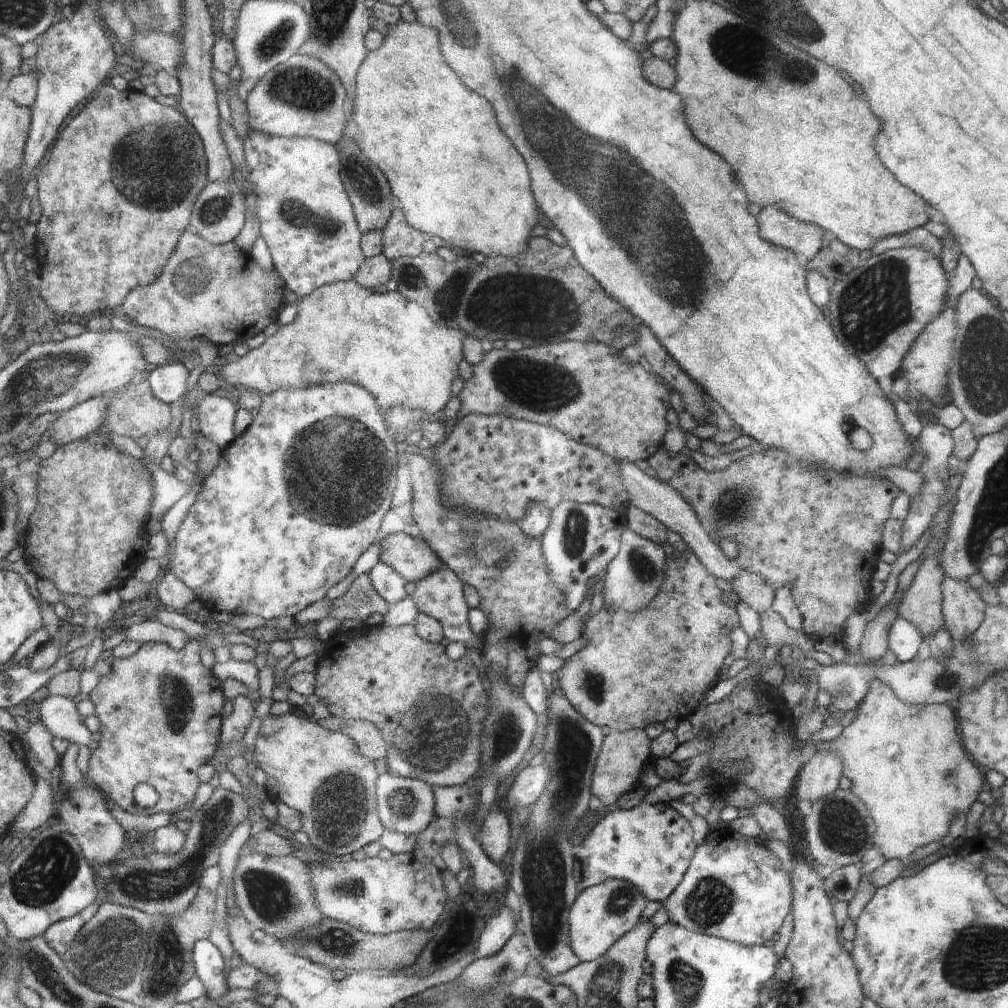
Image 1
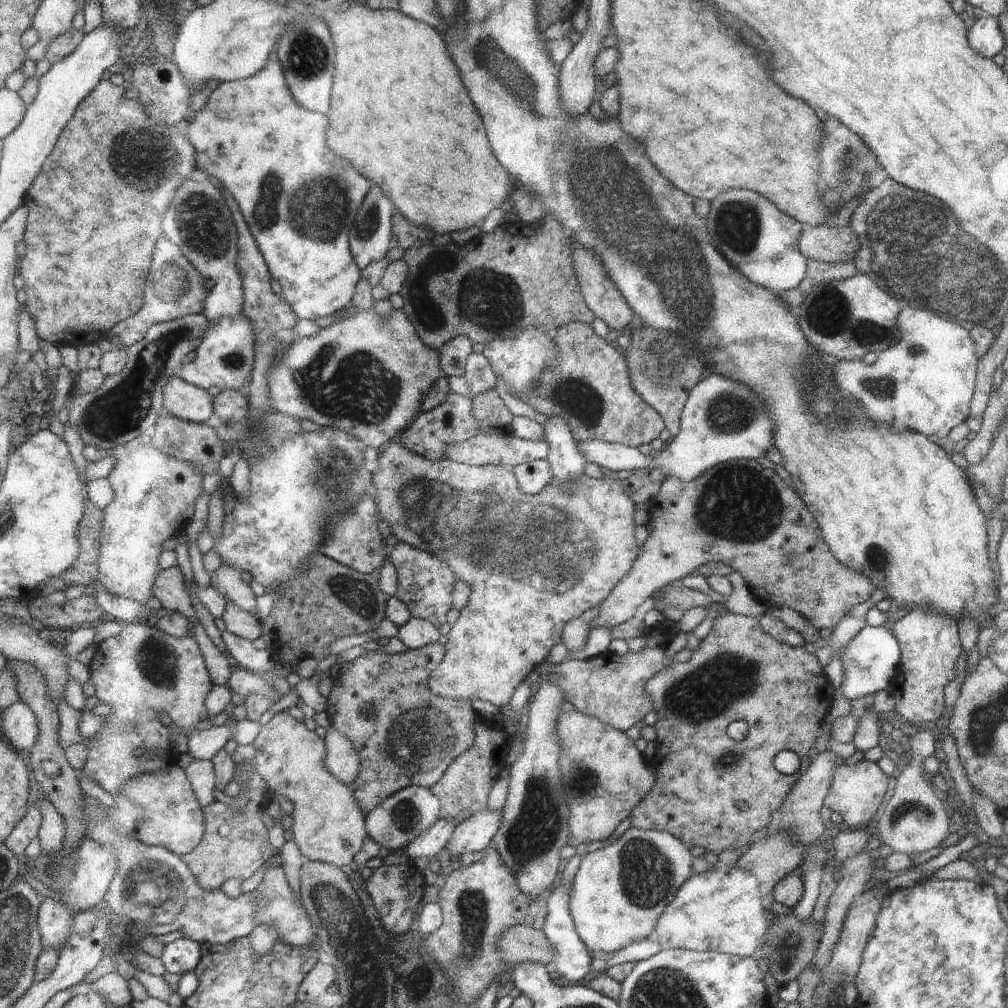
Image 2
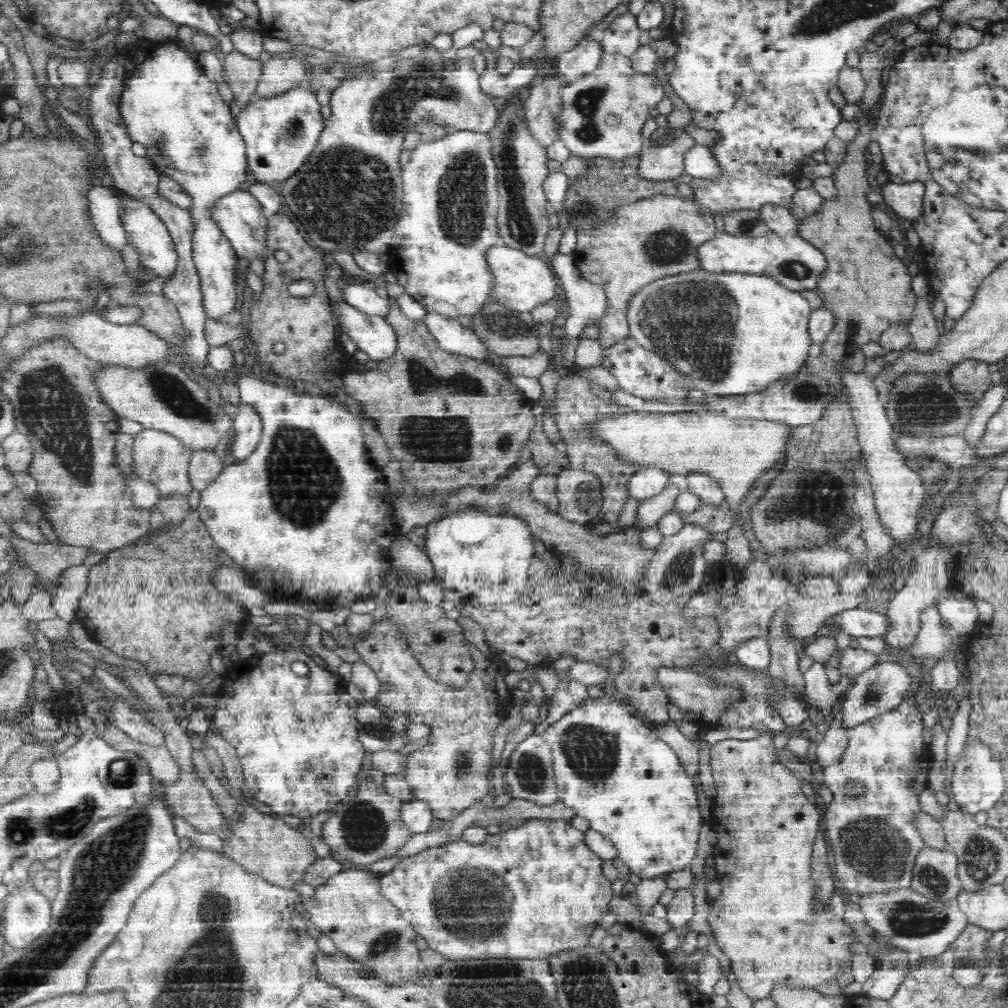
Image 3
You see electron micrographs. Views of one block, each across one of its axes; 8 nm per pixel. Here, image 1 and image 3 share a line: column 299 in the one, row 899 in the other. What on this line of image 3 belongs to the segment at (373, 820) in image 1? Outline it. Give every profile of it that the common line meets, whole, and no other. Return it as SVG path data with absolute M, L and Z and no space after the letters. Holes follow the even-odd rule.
M762 734L759 737L750 740L725 739L715 742L710 748L710 768L715 782L717 791L716 797L712 798L714 805L714 818L712 828L718 833L719 841L716 845L714 853L715 868L717 874L715 876L721 886L721 894L711 903L710 915L707 916L713 936L718 944L718 948L726 954L730 960L730 971L736 977L738 986L742 992L750 998L750 1000L762 1000L762 998L770 997L770 992L777 986L788 984L793 988L815 988L821 984L836 983L836 974L838 972L851 972L850 959L852 953L849 951L848 945L856 941L853 930L845 923L842 916L836 916L832 913L830 904L821 912L817 912L815 904L813 904L813 896L815 895L815 884L811 875L811 856L813 844L819 832L820 819L822 817L822 806L820 804L812 804L802 791L800 779L796 778L791 770L783 765L777 758L777 748L774 746L772 734Z

